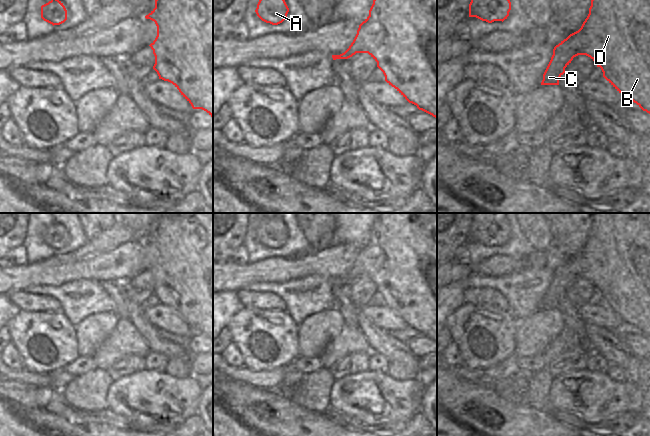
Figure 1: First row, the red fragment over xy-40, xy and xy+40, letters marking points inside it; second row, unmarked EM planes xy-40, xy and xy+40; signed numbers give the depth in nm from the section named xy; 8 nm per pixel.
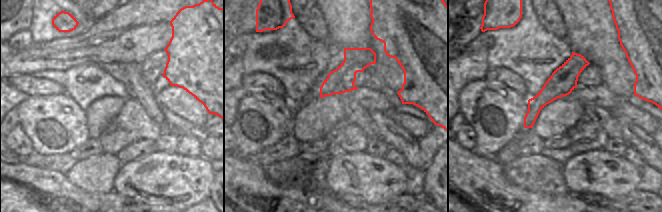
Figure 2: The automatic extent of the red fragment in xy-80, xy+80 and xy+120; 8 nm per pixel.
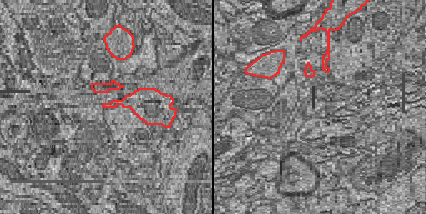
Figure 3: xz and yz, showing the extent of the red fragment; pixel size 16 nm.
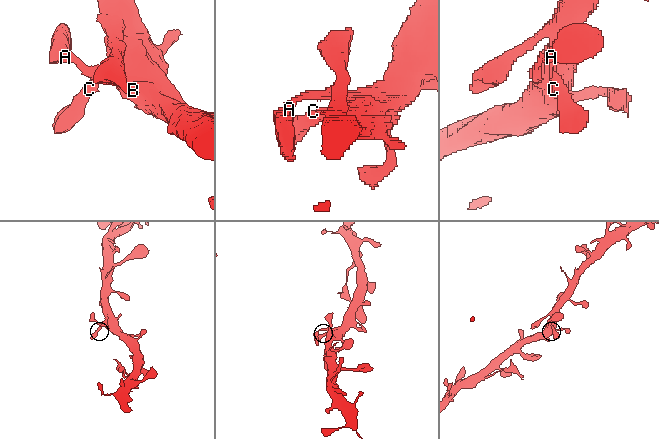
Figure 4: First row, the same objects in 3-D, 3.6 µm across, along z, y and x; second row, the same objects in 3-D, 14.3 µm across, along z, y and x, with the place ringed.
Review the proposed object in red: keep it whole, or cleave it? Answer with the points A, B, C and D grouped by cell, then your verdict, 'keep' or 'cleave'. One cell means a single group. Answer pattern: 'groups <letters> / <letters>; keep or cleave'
groups A B C D; keep

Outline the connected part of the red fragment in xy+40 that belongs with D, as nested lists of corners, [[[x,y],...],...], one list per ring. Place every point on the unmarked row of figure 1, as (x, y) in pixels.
[[[591,213],[593,222],[589,232],[589,238],[581,252],[570,258],[553,273],[551,284],[543,298],[541,309],[559,309],[559,302],[565,297],[565,292],[571,287],[574,281],[586,279],[600,291],[603,301],[626,323],[636,327],[643,335],[650,338],[650,213]]]

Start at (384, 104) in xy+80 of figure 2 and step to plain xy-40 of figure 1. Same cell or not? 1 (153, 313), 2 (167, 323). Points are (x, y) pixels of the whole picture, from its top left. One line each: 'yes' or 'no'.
1: yes
2: yes

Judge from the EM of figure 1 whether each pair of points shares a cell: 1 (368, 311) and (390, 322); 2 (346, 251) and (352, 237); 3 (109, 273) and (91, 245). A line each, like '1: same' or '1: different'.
1: same
2: different
3: different

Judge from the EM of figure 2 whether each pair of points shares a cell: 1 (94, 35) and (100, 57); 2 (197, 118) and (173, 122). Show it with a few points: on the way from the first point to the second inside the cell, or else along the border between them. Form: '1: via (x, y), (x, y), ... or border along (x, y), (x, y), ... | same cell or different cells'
1: border along (118, 35), (92, 45), (73, 49) | different cells
2: border along (166, 107), (189, 121), (197, 130) | different cells

